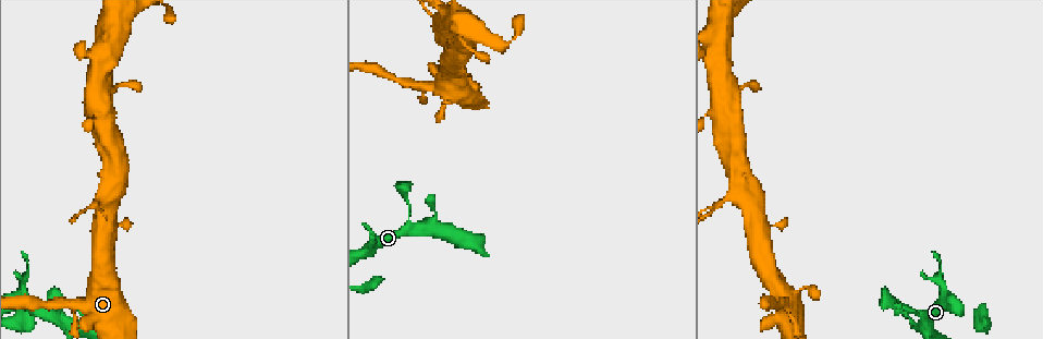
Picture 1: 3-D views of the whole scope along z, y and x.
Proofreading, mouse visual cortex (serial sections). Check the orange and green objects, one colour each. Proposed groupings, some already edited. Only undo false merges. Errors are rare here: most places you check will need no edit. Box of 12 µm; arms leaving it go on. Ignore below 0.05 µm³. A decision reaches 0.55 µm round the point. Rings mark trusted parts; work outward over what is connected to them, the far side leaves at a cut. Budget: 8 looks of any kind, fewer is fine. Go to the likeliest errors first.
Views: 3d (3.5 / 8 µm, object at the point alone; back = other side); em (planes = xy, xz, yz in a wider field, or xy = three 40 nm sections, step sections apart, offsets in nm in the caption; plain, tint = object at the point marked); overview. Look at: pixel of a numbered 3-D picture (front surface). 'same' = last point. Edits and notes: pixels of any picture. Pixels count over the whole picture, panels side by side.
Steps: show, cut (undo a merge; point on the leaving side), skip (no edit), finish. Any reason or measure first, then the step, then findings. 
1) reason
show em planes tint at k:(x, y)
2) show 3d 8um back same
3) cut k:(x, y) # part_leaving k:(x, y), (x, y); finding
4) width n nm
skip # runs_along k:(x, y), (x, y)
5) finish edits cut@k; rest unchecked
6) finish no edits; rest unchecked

arms part here
show 3d 8um back at 1:(91, 207)

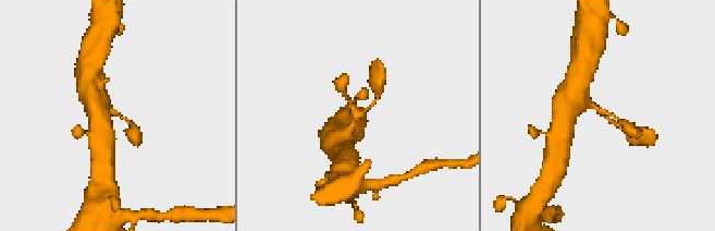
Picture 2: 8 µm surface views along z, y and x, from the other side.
arms 3; arm_widths 150, 150, 400 nm
show em xy step 3 tint at 2:(357, 112)

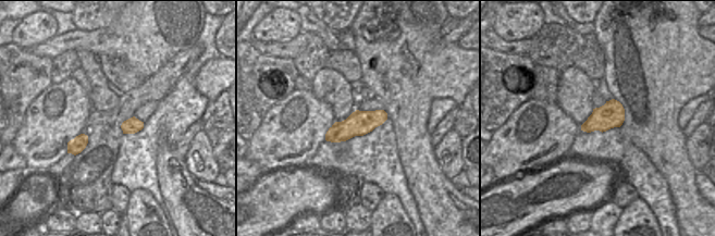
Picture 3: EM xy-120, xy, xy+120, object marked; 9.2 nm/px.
skip # runs_along 2:(340, 142), (376, 95); all the same cell

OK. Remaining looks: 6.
thin neck
show 3d 3.5um at 1:(923, 328)

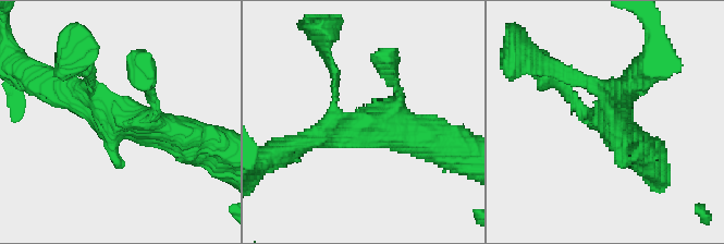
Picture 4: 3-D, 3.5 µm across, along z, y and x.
need the tissue
show em xy step 3 tint at 4:(380, 128)

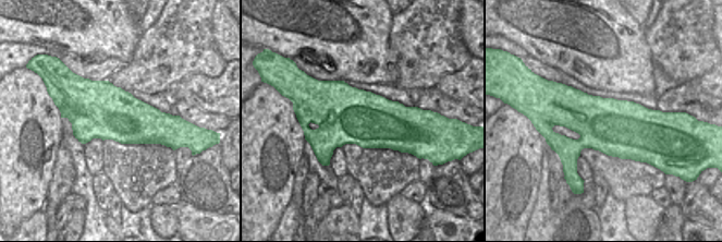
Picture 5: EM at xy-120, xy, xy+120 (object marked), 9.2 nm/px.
cut it another way
show em xy step 1 tint same

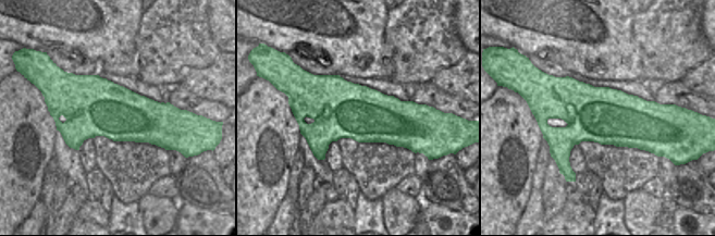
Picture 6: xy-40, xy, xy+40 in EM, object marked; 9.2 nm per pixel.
skip # continuous, no second cell

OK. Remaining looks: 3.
thick turns thin
show em xy step 1 tint at 1:(715, 114)

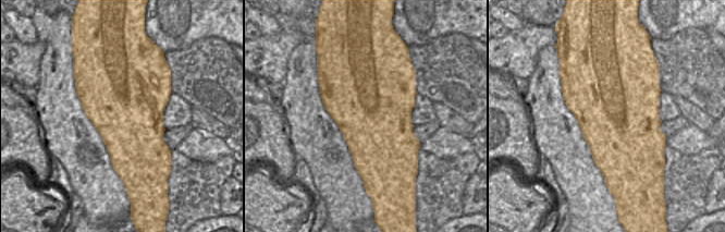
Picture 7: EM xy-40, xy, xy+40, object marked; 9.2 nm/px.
see where the arms go
show 3d 3.5um same

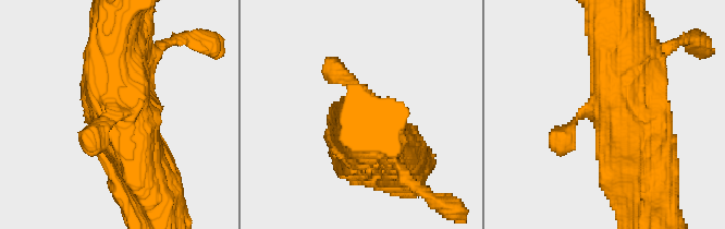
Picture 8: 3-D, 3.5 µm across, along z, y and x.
skip # runs_along 8:(630, 131), (619, 20); one cell here

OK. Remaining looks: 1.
finish no edits; rest unchecked

